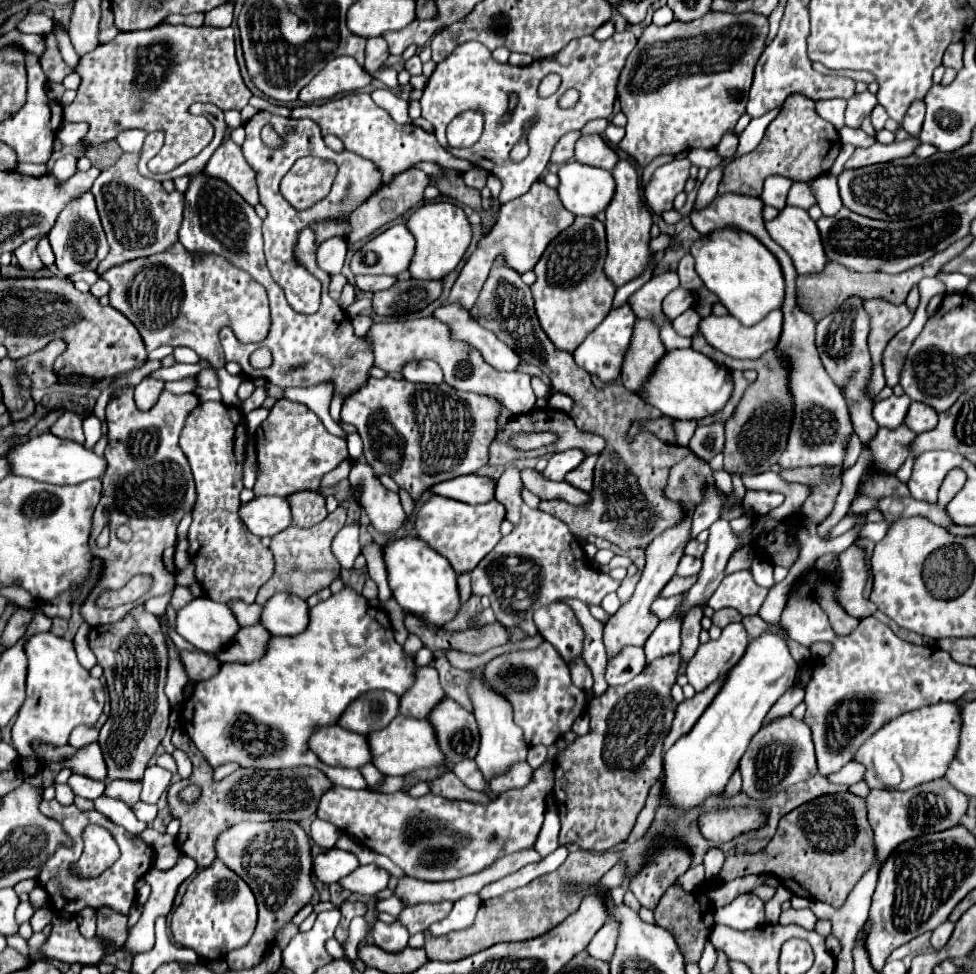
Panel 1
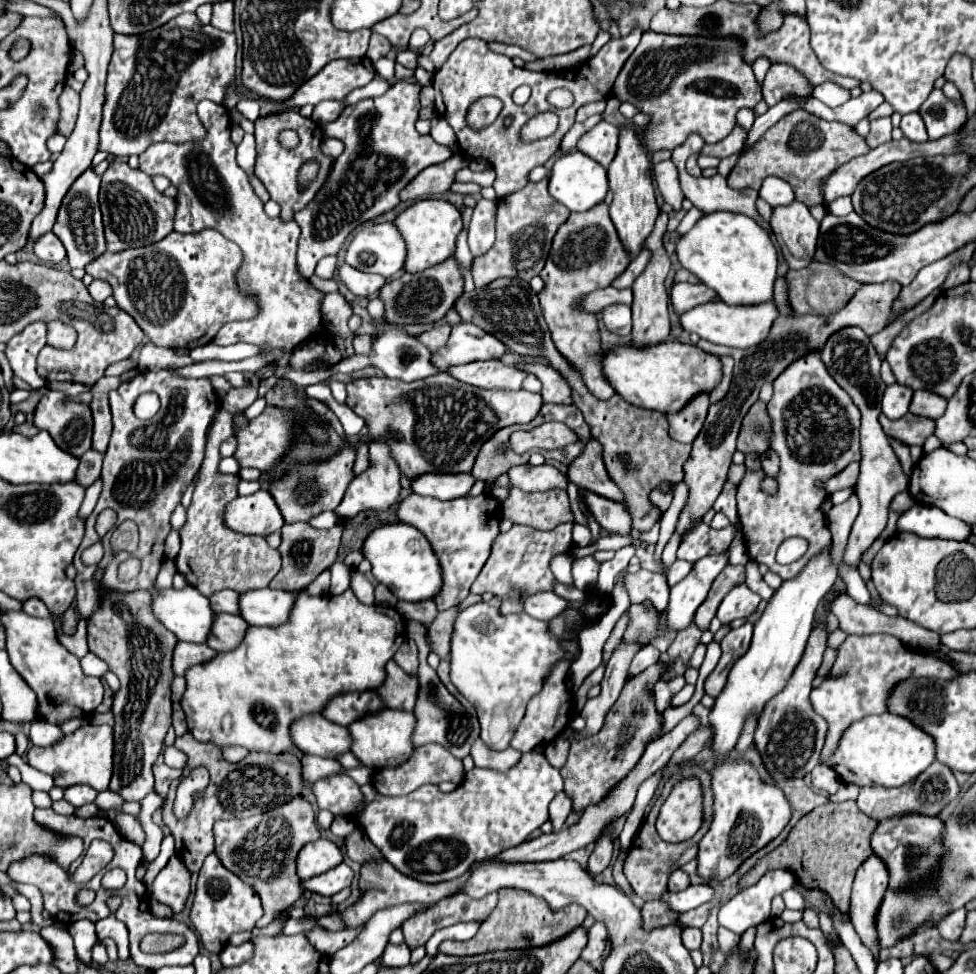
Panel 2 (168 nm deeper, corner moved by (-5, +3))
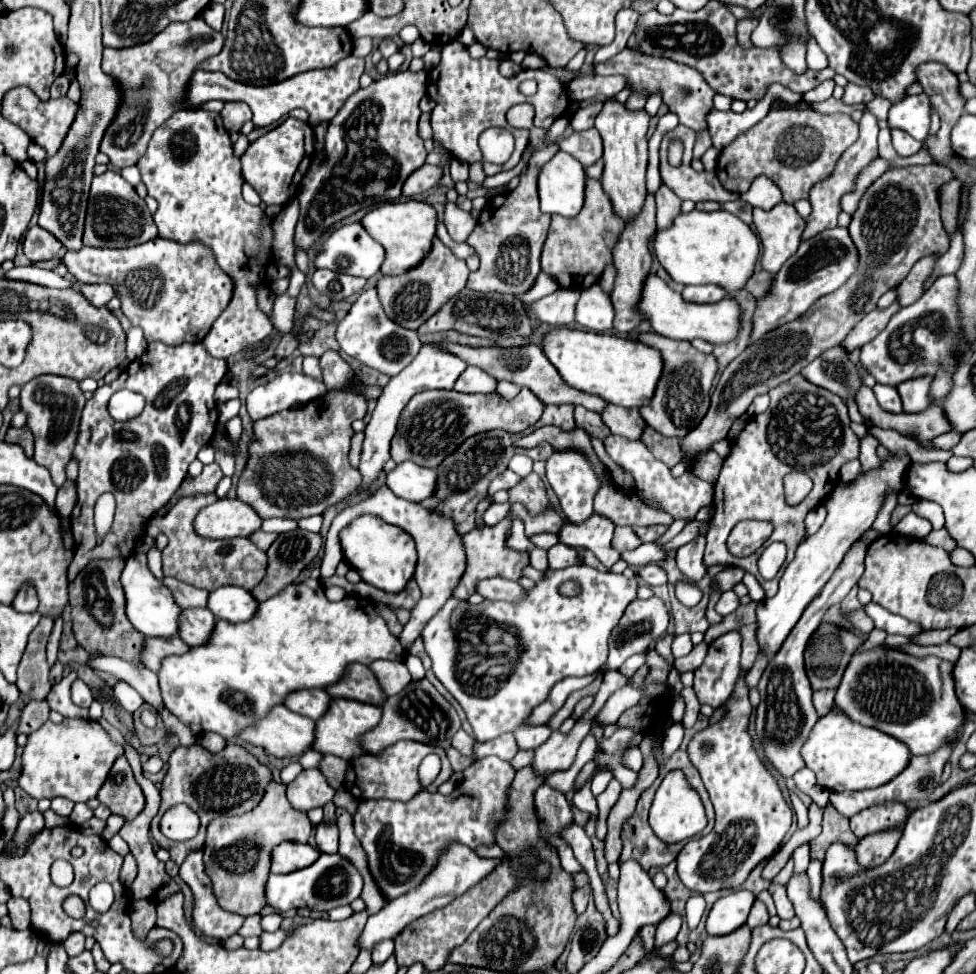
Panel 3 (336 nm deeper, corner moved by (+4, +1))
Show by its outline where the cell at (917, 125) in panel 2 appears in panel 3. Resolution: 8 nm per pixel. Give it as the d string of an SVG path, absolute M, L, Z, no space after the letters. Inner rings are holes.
M892 131L892 143L894 143L894 149L898 151L898 155L902 155L902 157L914 155L922 147L920 141L912 139L910 135L904 135L904 131Z

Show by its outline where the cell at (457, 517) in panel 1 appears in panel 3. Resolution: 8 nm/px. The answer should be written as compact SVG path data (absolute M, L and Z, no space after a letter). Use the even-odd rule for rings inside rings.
M386 485L378 487L374 493L370 493L366 499L362 499L356 505L350 505L346 509L342 509L336 519L332 521L332 527L328 531L326 543L324 543L324 557L322 557L322 579L330 579L336 571L336 565L342 561L342 551L340 551L340 543L338 543L338 533L344 529L344 525L348 525L352 519L360 517L360 515L376 515L380 519L384 519L390 525L396 525L400 529L404 529L406 533L412 535L412 539L416 541L416 549L418 549L418 565L416 565L416 573L414 579L420 587L420 599L414 605L414 609L410 611L410 621L404 625L404 631L400 635L400 643L402 647L406 647L408 643L412 643L416 637L420 637L420 627L424 627L424 623L448 601L448 597L452 597L452 587L456 587L460 575L464 573L466 567L466 555L464 555L464 545L460 543L462 535L456 533L454 525L450 519L444 519L436 513L430 513L428 509L420 507L418 503L406 501L396 497Z

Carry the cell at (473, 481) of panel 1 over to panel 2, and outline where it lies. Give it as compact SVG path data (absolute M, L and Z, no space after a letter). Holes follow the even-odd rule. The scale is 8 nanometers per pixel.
M427 473L417 477L417 481L411 481L413 493L425 497L437 497L441 501L465 497L473 485L475 477L471 473L451 473L451 475Z

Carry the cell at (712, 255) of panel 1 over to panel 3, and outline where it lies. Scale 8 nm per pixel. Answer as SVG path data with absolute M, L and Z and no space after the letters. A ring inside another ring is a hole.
M690 211L680 213L668 229L658 229L654 233L652 251L668 275L682 285L706 285L716 283L728 293L742 289L754 271L758 261L760 243L754 231L740 221L736 215L720 211Z

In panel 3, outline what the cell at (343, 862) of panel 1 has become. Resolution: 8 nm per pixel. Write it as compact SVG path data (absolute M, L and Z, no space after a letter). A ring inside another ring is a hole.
M284 841L272 849L272 861L270 861L270 871L272 873L288 873L288 871L298 871L300 867L308 867L308 863L316 861L320 853L308 843L294 843L294 841Z

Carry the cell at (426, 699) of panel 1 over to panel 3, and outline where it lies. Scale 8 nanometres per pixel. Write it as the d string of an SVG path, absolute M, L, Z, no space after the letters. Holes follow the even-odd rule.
M350 663L344 677L332 683L332 687L326 687L326 691L332 697L344 697L344 699L354 699L372 705L380 705L386 697L380 691L376 677L372 677L372 671L362 663Z

